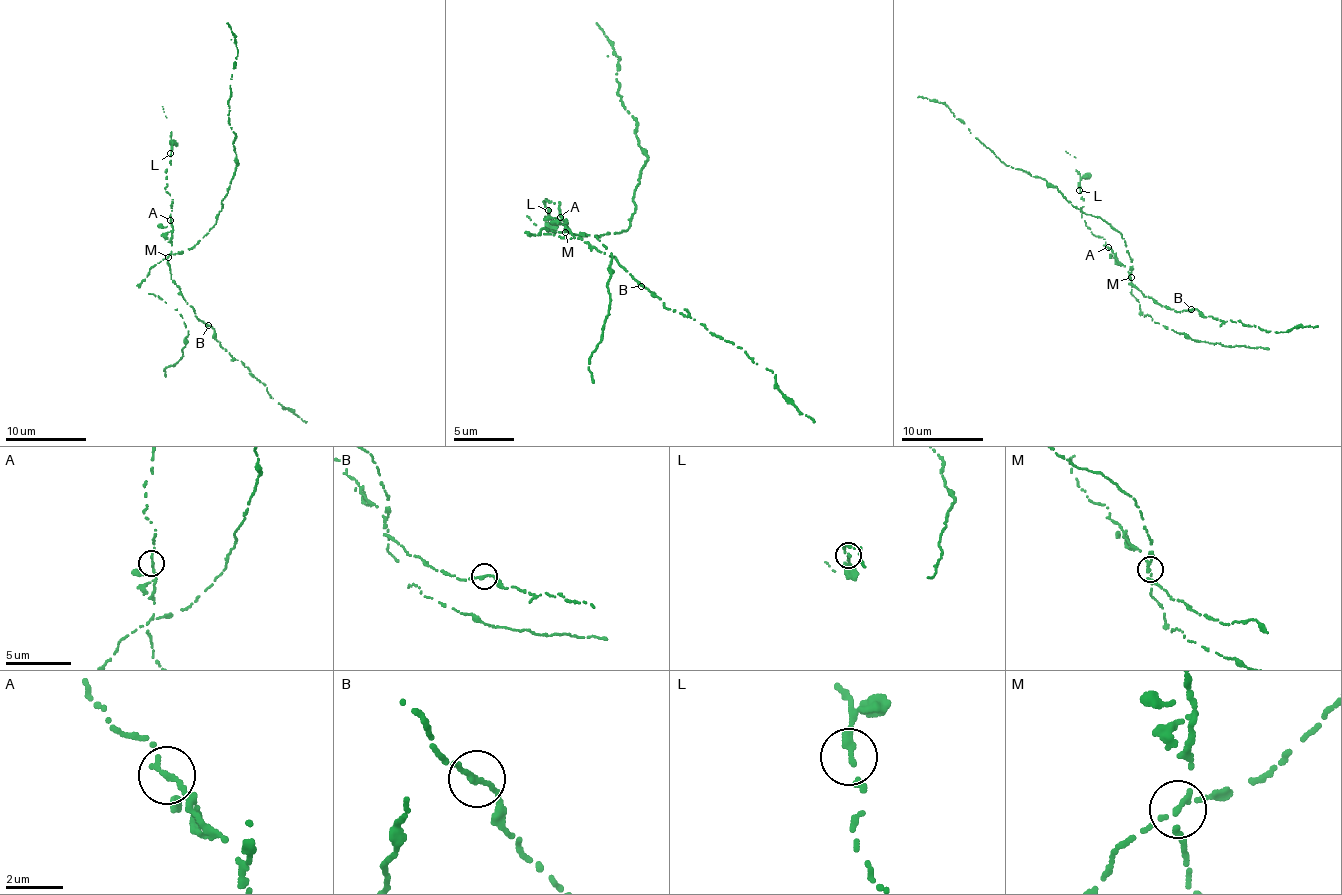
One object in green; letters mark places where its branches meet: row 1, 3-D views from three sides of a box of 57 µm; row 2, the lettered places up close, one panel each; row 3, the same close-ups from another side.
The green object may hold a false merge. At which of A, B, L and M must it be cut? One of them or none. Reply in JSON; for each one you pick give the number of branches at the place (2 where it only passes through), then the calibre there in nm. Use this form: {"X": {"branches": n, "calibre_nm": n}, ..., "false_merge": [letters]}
{"M": {"branches": 3, "calibre_nm": 160}, "false_merge": ["M"]}

